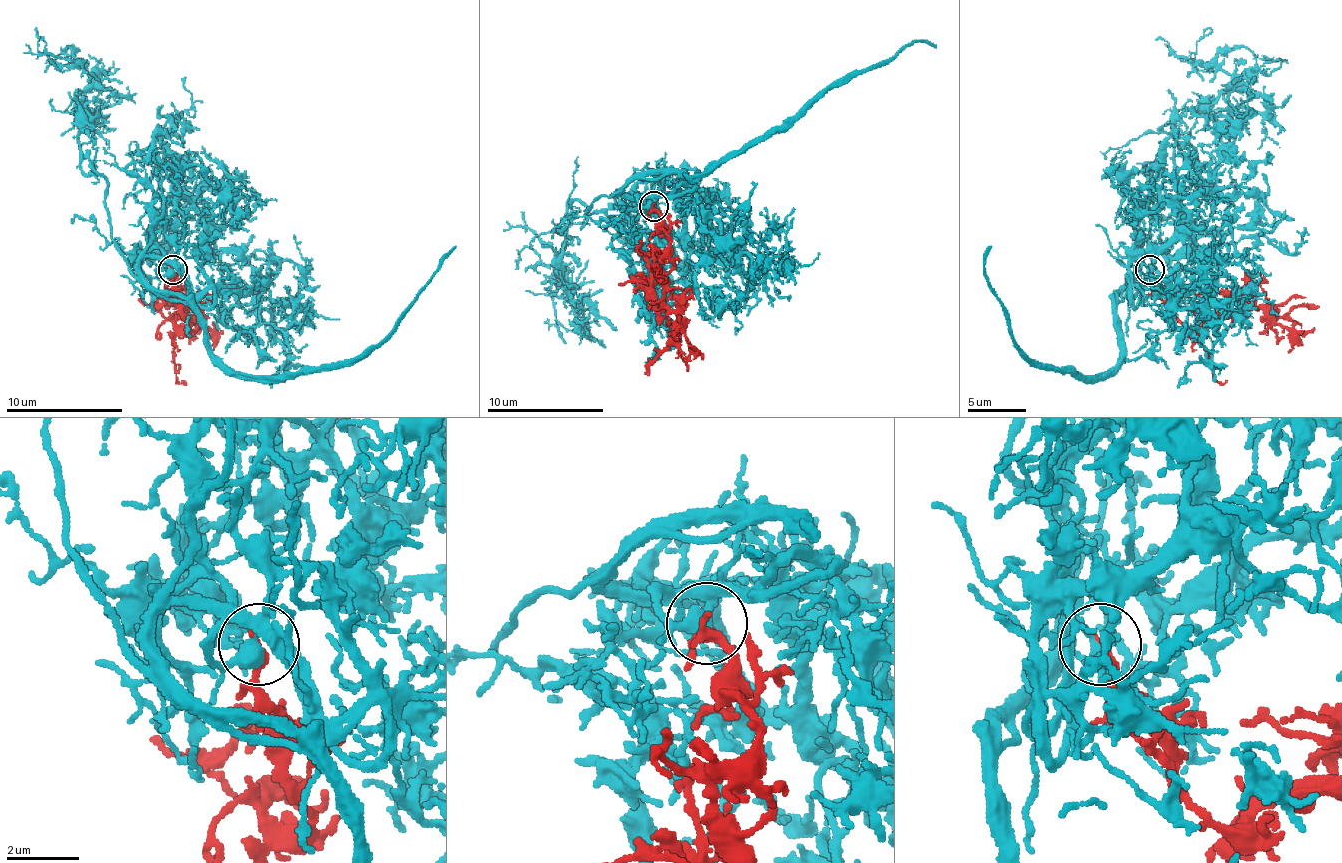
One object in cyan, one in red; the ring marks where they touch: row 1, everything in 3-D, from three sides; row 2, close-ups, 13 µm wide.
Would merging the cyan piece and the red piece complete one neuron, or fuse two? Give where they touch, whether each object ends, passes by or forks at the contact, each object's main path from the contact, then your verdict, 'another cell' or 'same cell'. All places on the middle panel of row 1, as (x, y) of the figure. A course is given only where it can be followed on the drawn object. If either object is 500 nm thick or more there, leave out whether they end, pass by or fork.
place (653, 206); cyan passes by; red ends; course cyan (653, 207), (620, 192), (635, 178), (699, 178), (786, 131), (819, 99), (915, 41), (935, 47); course red (653, 207), (670, 245), (655, 265), (655, 277), (664, 303), (676, 315), (676, 329), (673, 344), (647, 376); same cell

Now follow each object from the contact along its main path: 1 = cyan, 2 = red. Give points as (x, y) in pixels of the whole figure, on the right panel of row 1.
1: (1150, 269), (1139, 257), (1121, 289), (1121, 359), (1080, 376), (1019, 347), (984, 272), (990, 245)
2: (1150, 269), (1153, 286), (1188, 327), (1246, 307), (1273, 307), (1287, 315), (1296, 307), (1319, 307)

